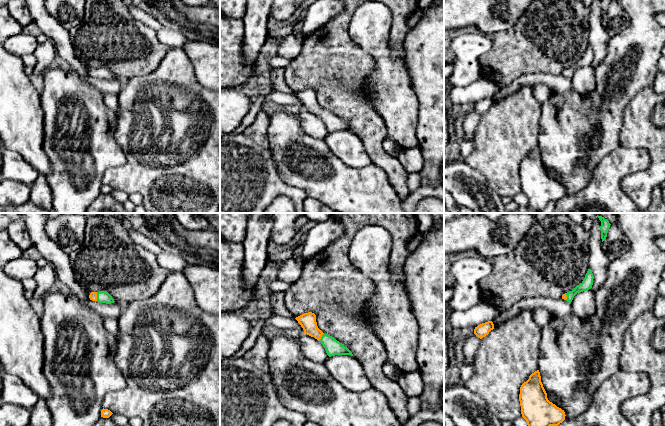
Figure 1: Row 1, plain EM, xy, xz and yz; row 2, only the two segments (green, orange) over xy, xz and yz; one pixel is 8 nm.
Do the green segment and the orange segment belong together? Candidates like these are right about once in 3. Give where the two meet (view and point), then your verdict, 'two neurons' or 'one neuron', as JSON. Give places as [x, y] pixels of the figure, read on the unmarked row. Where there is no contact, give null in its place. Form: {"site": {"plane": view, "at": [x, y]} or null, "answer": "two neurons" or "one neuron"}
{"site": {"plane": "xy", "at": [97, 72]}, "answer": "one neuron"}

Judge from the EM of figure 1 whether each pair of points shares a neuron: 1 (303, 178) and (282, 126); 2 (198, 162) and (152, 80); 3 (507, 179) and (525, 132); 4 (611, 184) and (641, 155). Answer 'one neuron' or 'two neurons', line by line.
1: one neuron
2: one neuron
3: one neuron
4: one neuron

